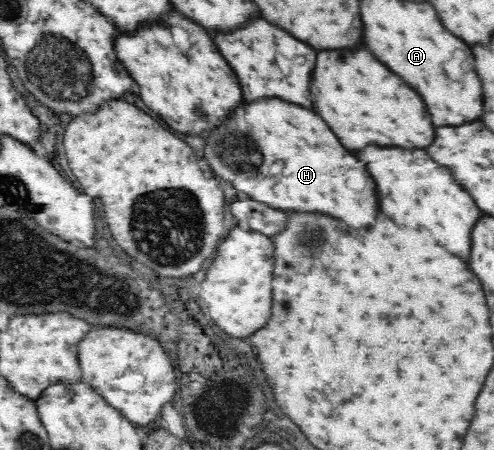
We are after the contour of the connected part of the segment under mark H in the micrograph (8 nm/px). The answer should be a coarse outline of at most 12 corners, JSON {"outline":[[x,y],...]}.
{"outline":[[240,102],[206,132],[222,182],[271,207],[376,218],[320,114]]}

